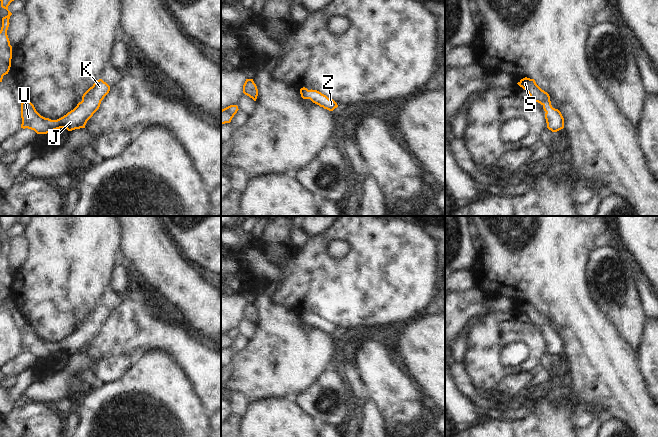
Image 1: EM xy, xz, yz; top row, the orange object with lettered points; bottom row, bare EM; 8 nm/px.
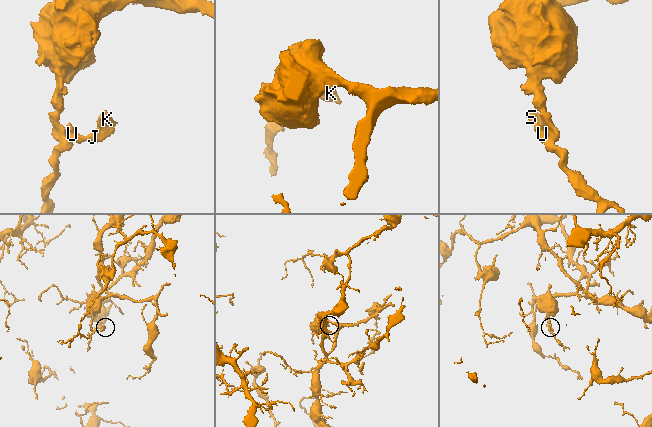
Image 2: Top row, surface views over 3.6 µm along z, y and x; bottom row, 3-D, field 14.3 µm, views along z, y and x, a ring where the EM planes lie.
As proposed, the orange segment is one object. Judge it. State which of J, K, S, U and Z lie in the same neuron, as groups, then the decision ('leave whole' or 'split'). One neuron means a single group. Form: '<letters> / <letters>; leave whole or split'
J K S U Z; leave whole

